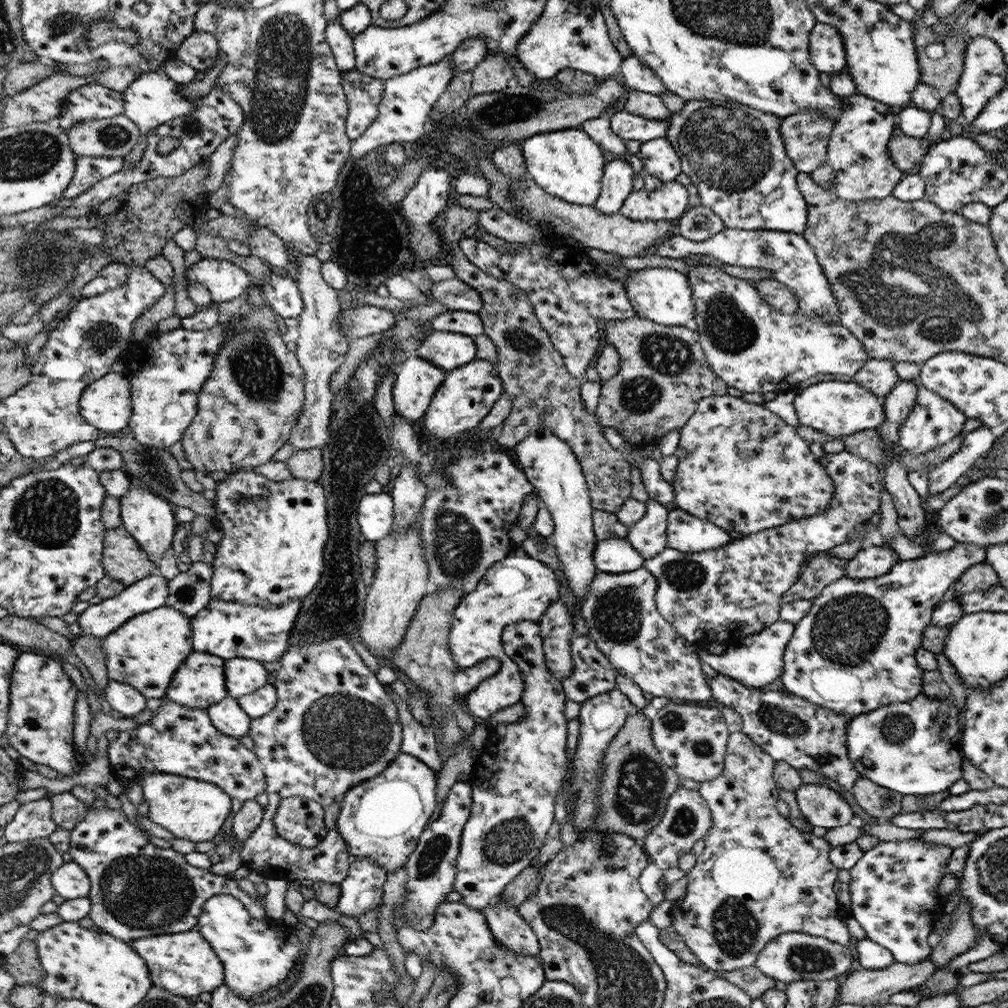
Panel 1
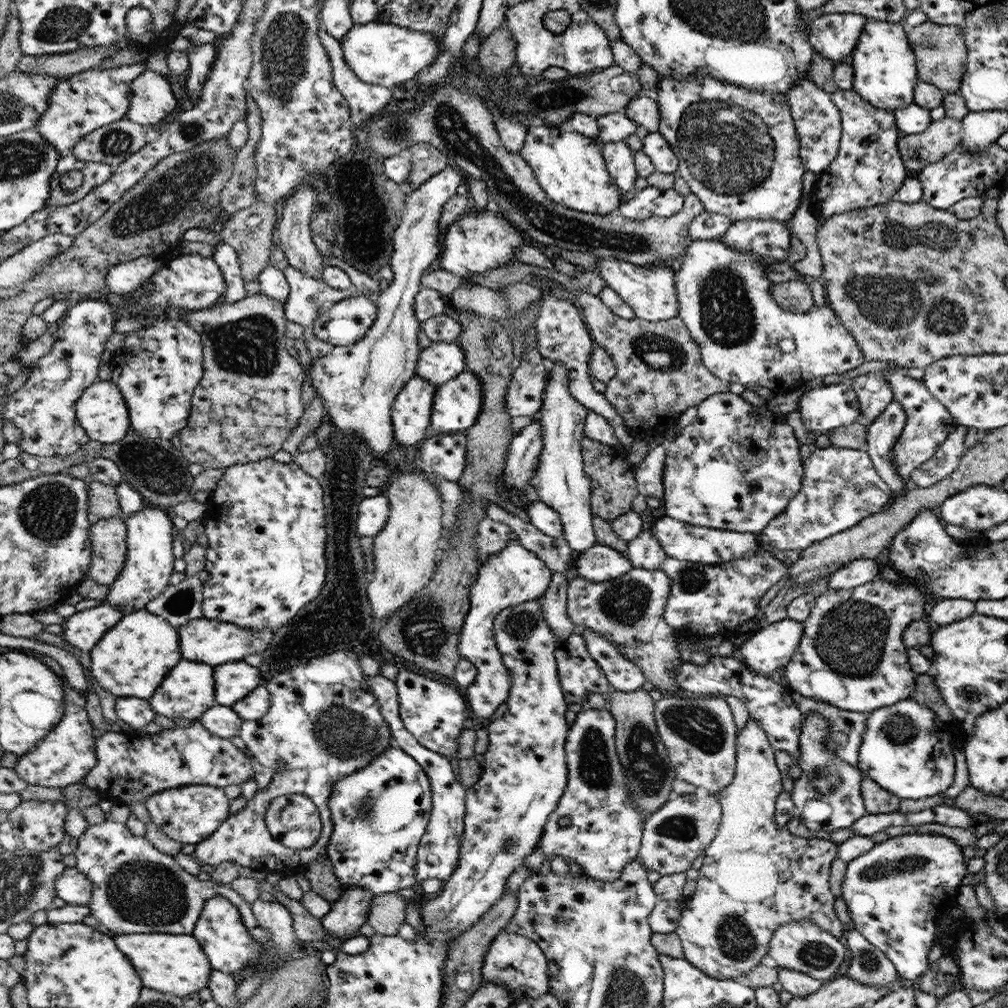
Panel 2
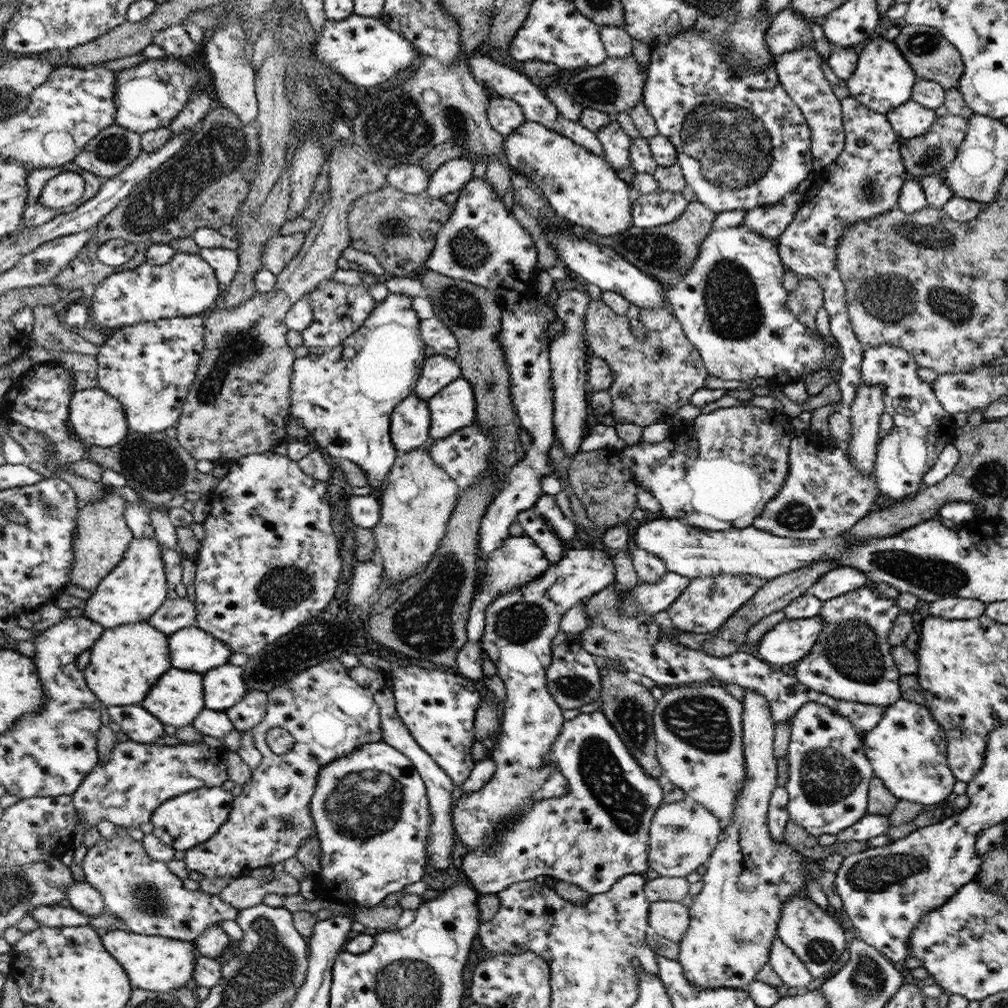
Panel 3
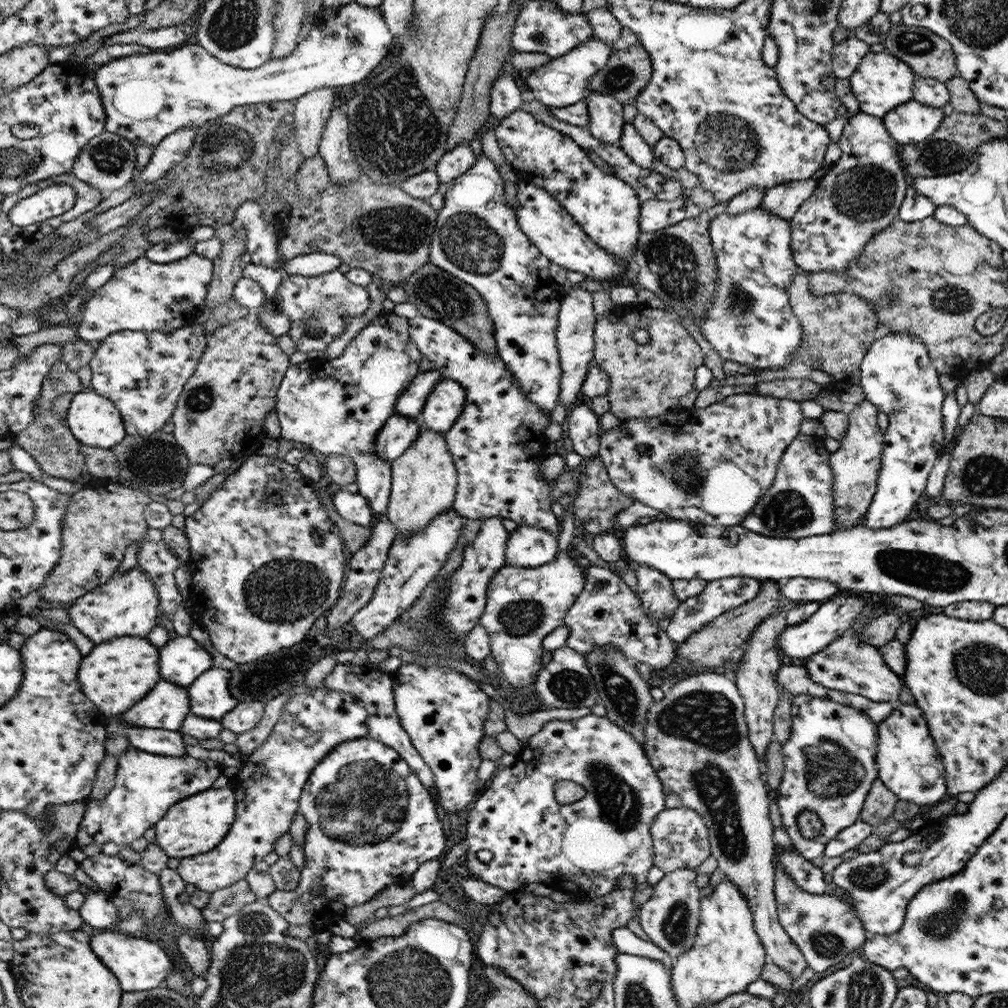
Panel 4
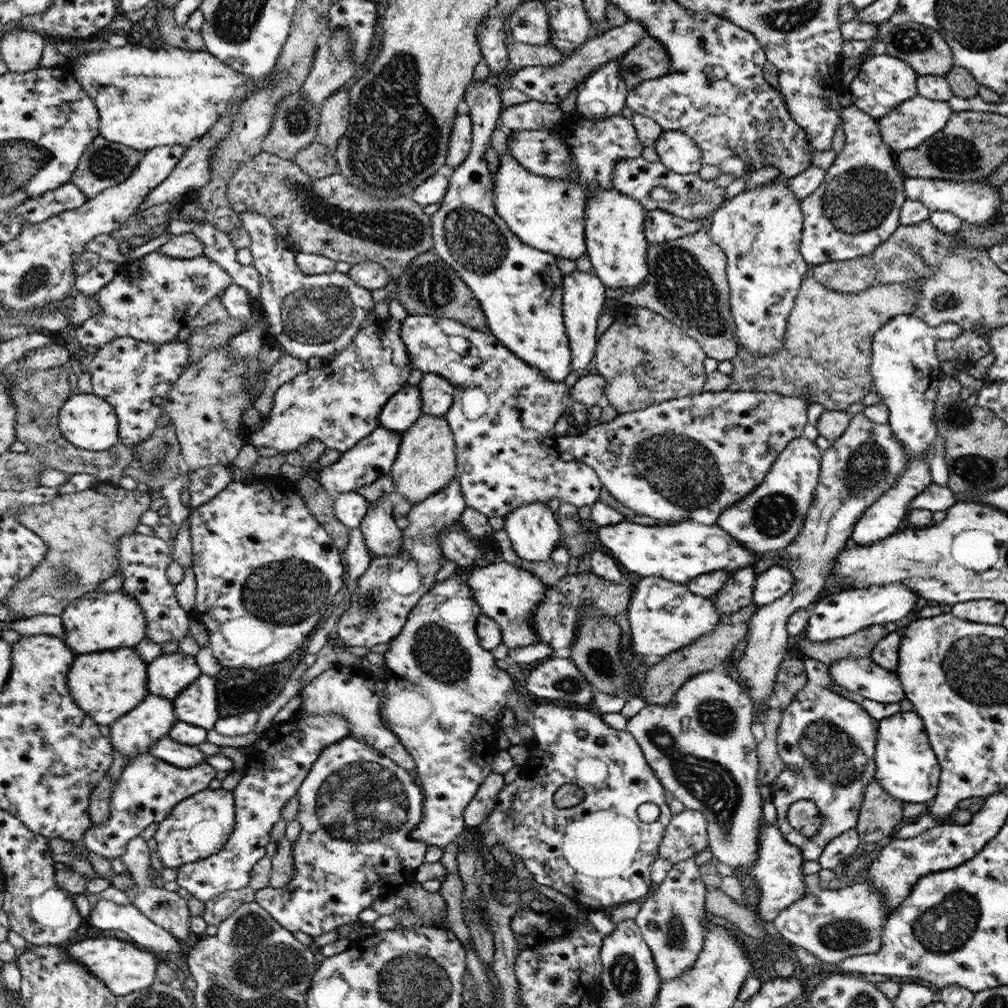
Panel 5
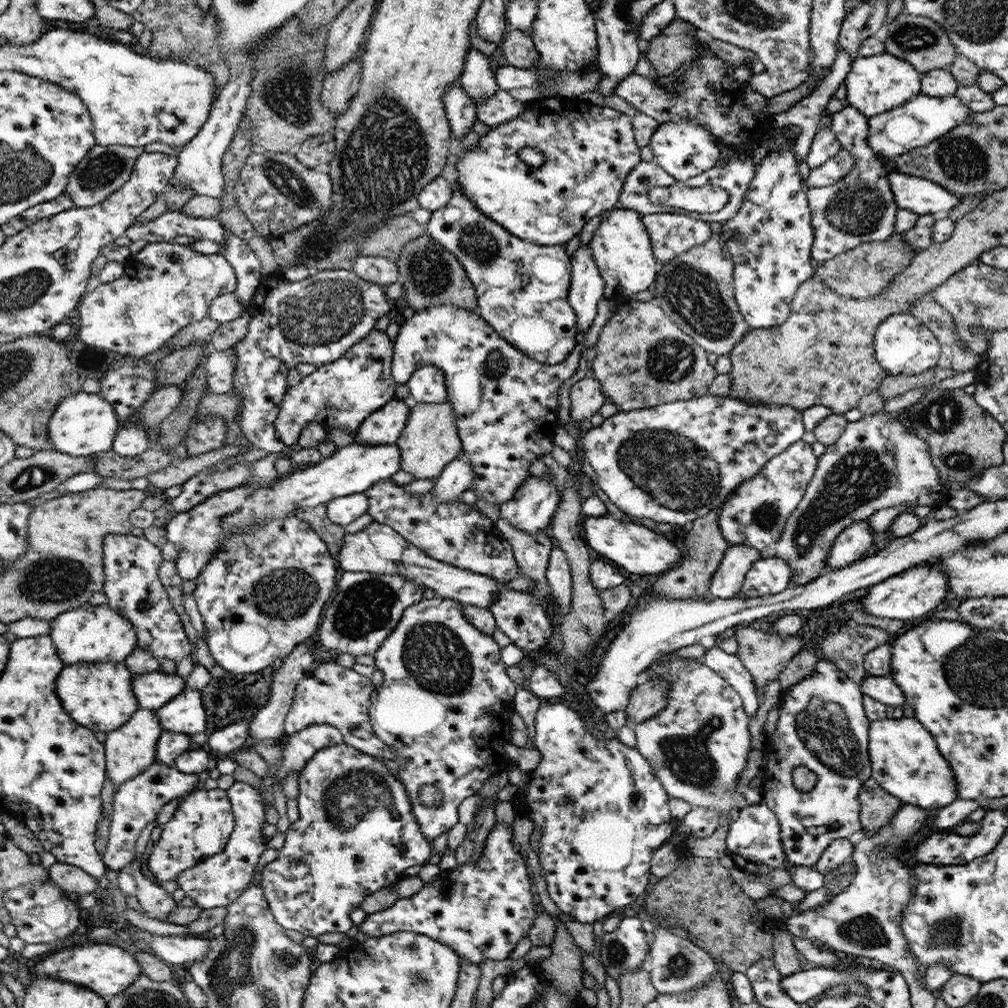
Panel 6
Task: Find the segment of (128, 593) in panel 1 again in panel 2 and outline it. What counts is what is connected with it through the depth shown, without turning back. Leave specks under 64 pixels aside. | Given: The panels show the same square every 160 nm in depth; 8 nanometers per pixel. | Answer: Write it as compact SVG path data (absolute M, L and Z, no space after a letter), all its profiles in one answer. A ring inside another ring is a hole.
M102 601L100 605L83 611L76 611L72 616L65 619L63 622L65 629L62 635L72 646L76 646L76 648L80 648L84 651L91 651L95 648L95 645L102 640L104 633L114 628L125 614L128 614L128 612L123 610L123 608L112 606L110 602Z

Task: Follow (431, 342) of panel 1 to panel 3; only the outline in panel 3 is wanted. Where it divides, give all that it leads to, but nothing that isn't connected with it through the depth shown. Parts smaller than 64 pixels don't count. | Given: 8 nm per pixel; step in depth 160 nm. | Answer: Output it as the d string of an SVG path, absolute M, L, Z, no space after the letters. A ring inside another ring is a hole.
M444 354L428 357L424 361L422 370L414 392L424 399L432 398L442 392L462 373L458 361Z

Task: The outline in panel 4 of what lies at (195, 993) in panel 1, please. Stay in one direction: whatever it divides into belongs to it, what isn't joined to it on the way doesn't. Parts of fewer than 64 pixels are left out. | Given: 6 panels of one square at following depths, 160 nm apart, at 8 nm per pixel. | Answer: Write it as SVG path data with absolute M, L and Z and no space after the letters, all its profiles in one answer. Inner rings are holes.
M107 929L93 937L92 948L100 960L115 973L123 992L155 989L163 986L166 977L174 973L174 966L162 948L152 940L142 938L140 934L126 935L115 929Z

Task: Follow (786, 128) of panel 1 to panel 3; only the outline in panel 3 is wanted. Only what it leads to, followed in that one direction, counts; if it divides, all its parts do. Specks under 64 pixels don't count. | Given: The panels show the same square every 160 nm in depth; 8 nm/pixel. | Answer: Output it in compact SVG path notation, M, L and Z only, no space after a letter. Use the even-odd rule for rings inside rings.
M803 46L778 57L774 66L779 76L779 83L802 111L810 127L813 170L824 170L831 165L845 147L841 101L834 95L832 85L826 81L822 73L824 62L826 61L815 48L809 49Z

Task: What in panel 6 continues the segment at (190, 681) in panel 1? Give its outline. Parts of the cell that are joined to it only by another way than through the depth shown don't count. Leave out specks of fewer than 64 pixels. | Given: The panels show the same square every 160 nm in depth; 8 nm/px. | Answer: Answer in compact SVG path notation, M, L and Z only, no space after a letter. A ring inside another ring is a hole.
M139 708L126 725L107 733L105 740L107 742L107 778L116 788L130 781L131 778L138 777L150 765L156 763L157 746L163 732L163 725L159 722L155 710Z

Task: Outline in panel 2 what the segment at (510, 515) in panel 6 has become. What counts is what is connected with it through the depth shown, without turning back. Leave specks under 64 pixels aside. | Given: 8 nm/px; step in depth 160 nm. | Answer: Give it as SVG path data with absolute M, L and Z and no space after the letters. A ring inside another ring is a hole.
M511 540L506 549L492 554L479 565L478 580L471 588L471 608L467 613L459 636L459 653L462 658L475 664L477 675L474 683L465 688L468 704L475 716L480 718L494 717L496 708L500 706L511 693L511 679L503 655L498 649L494 620L502 610L523 602L542 598L551 584L551 570L536 554L526 550L519 540Z

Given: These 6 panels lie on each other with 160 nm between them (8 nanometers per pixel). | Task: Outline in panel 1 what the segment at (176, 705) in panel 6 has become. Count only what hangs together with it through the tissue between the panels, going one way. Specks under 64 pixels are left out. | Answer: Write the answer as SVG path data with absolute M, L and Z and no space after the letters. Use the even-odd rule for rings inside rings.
M231 658L225 662L228 696L236 698L263 689L273 679L262 662L250 658Z

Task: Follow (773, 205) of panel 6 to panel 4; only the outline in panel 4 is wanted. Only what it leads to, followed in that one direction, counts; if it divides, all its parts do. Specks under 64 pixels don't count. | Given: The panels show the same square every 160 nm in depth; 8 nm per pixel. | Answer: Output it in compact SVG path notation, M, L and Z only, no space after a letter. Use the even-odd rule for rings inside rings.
M754 208L754 210L748 210L741 212L740 214L728 214L726 211L717 214L710 223L709 235L711 238L711 243L714 249L714 254L716 257L716 264L718 269L717 285L715 286L715 297L713 298L713 303L711 308L707 309L707 312L703 313L703 318L701 322L698 322L701 334L704 338L710 342L714 350L720 354L720 356L725 360L732 360L732 362L738 362L738 364L746 364L754 370L762 370L764 368L772 369L782 369L789 366L795 362L795 352L799 349L802 336L802 327L799 320L795 317L795 314L791 311L791 306L789 303L789 286L791 285L793 276L800 271L799 266L794 262L794 257L792 256L791 243L791 224L780 218L777 214L774 214L764 208Z

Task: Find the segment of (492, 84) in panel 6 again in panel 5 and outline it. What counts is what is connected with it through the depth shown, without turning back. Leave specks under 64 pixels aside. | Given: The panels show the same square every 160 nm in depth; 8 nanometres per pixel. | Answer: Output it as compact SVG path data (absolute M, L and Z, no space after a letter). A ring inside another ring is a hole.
M472 81L467 86L465 110L471 118L473 135L469 155L451 173L447 194L440 208L431 216L434 238L434 252L440 255L474 292L482 304L487 317L487 328L508 350L552 382L562 382L570 372L570 339L567 335L566 319L562 316L562 274L556 266L556 258L547 251L524 243L499 215L496 206L495 184L490 170L484 162L484 152L490 143L490 135L500 124L502 98L498 88L486 81Z

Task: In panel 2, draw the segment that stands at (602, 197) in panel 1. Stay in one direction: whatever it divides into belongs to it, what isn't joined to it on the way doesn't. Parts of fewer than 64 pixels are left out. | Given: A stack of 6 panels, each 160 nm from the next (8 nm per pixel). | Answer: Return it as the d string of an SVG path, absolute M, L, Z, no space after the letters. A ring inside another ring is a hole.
M627 141L603 143L603 155L607 159L607 169L621 194L633 190L634 181L638 177L635 169L634 151L628 147Z

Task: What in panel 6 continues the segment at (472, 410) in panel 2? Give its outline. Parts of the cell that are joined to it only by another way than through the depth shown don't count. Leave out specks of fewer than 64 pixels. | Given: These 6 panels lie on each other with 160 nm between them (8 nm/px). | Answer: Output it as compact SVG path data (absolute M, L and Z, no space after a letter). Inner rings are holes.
M434 365L416 369L407 382L410 388L410 402L444 404L448 402L446 375Z

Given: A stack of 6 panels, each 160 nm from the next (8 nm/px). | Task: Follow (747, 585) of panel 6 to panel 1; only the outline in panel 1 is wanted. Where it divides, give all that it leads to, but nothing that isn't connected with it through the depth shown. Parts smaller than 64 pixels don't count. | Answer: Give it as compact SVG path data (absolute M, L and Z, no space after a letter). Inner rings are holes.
M864 545L847 562L845 576L850 578L878 578L886 574L900 559L894 548Z

